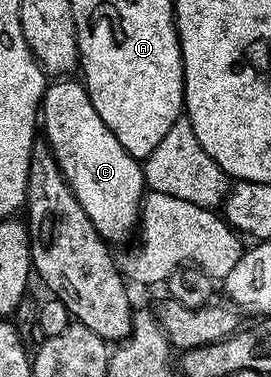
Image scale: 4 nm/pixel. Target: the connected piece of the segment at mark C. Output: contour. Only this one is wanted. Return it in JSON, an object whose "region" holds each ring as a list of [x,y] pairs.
{"region":[[[77,78],[54,79],[46,87],[45,97],[41,99],[39,120],[43,125],[45,143],[55,154],[55,162],[59,162],[63,170],[63,178],[67,178],[75,198],[79,198],[79,206],[87,210],[87,218],[91,218],[95,230],[113,246],[131,239],[132,236],[134,239],[141,218],[141,202],[147,195],[145,169],[142,161],[127,154],[127,150],[119,146],[119,138],[115,138],[115,134],[107,130],[107,122],[103,122],[103,118],[99,118],[99,113],[95,111],[95,106],[91,106],[91,98],[84,83]]]}

